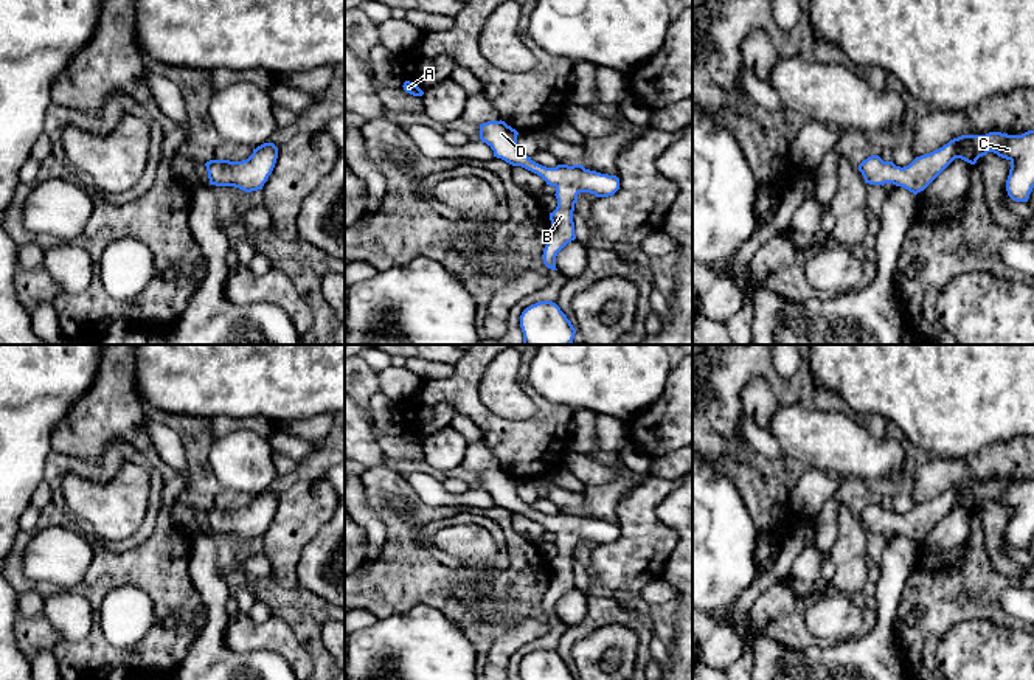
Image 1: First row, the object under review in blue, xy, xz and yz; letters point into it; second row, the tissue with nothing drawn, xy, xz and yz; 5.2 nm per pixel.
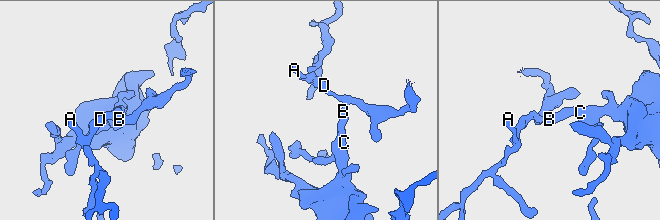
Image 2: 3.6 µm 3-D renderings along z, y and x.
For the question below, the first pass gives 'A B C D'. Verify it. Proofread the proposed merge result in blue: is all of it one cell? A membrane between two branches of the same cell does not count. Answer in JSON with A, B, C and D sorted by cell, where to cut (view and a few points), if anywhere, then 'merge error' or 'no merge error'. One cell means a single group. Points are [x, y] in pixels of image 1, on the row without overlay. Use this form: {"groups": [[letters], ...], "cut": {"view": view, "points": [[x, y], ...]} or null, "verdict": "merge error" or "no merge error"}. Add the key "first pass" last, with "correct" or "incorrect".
{"groups": [["A", "B", "C", "D"]], "cut": null, "verdict": "no merge error", "first pass": "correct"}

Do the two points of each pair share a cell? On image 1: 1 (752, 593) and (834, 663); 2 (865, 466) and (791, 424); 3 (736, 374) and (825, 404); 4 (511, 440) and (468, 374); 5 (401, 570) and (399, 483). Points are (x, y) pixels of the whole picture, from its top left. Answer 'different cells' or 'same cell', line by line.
1: different cells
2: same cell
3: same cell
4: same cell
5: same cell

